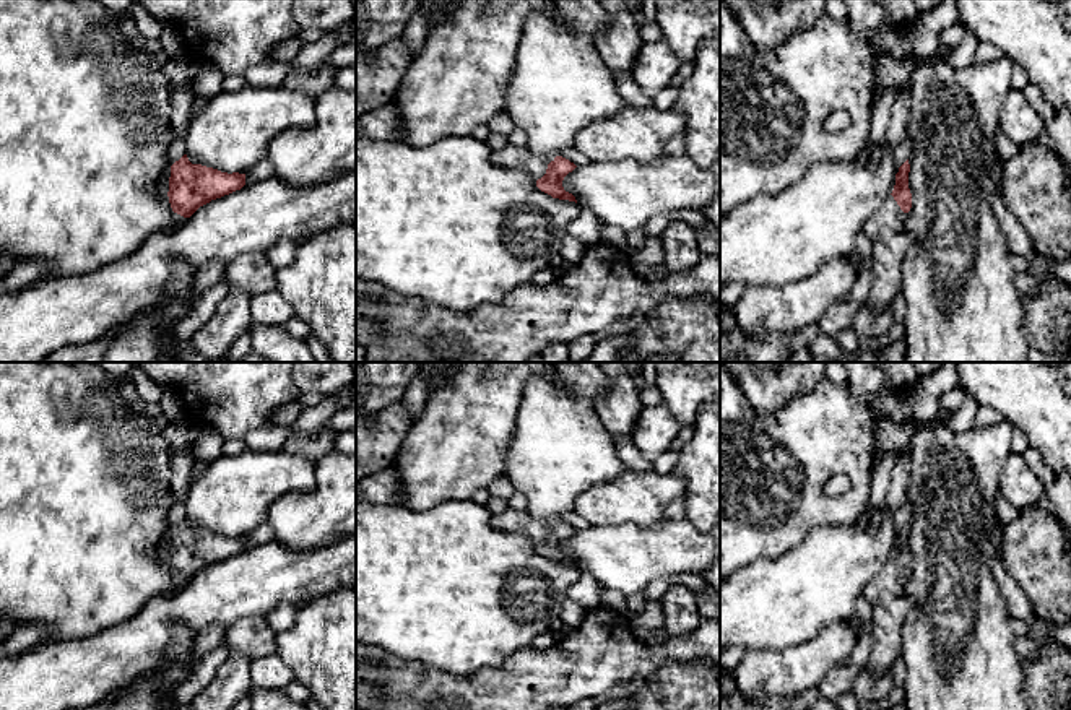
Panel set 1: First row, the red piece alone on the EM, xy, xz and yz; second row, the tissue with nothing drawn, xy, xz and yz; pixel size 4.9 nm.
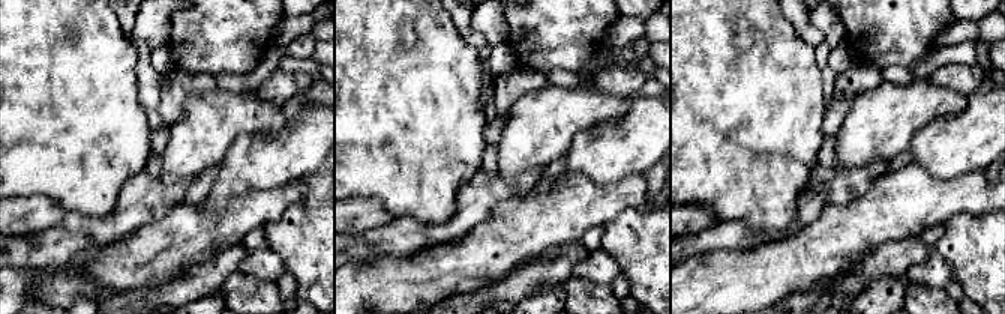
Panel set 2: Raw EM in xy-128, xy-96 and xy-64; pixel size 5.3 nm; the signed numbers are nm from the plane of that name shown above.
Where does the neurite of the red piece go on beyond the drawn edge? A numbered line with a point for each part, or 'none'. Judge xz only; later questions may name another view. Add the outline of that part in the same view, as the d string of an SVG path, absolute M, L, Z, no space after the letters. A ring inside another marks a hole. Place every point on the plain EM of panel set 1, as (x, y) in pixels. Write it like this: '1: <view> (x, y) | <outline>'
1: xz (509, 520) | M509 507L501 513L491 513L489 520L499 531L527 535L535 546L546 538L548 528L556 522L556 518L536 520L527 510L517 512Z

